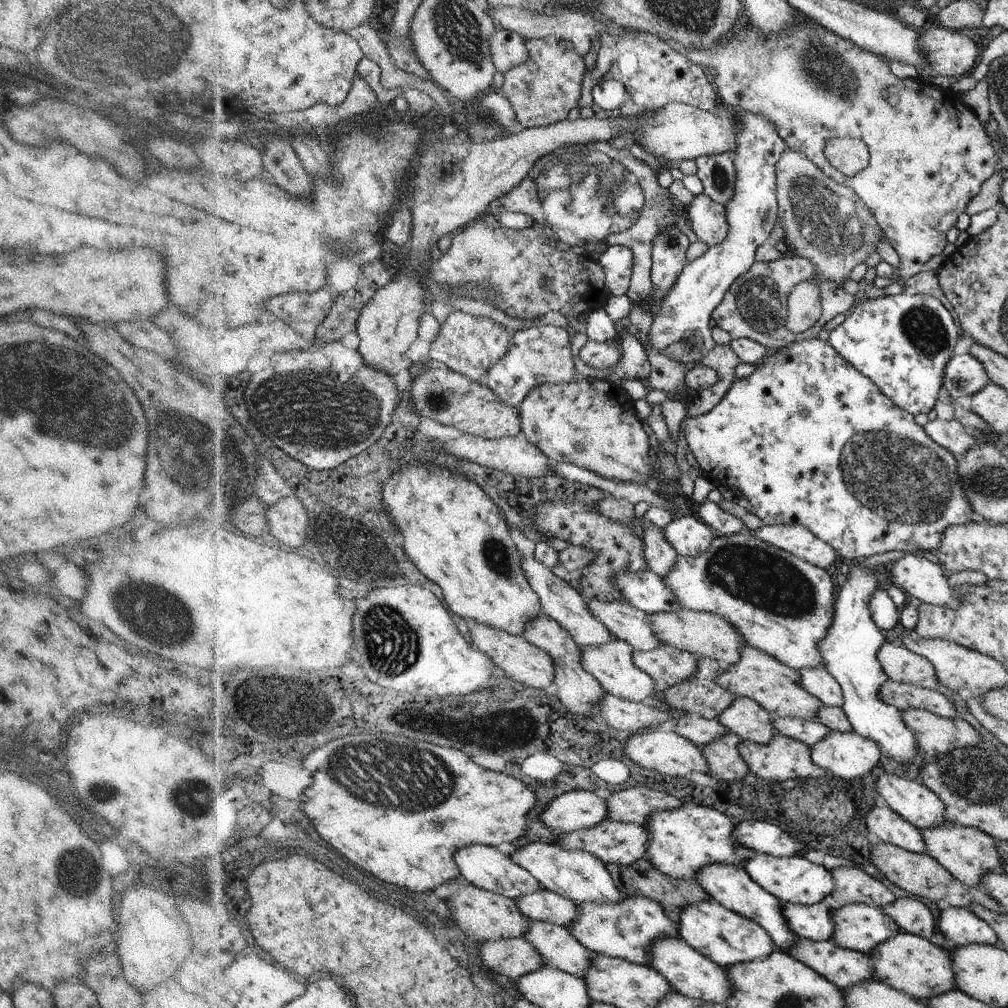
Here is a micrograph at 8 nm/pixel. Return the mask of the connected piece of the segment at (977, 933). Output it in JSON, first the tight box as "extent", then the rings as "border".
{"extent":[940,907,999,946],"border":[[[950,907],[940,911],[940,931],[956,946],[966,944],[999,944],[995,929],[970,908]]]}

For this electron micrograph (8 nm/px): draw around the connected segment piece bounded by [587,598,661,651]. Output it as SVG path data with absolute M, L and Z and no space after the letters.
M594 598L587 605L588 610L592 612L592 616L600 620L617 639L632 645L635 651L650 651L660 646L661 642L652 630L651 615L648 613L642 612L639 608L634 608L634 606L630 606L620 599L602 602L602 600Z

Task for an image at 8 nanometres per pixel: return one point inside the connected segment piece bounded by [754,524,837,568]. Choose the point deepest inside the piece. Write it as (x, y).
(799, 541)

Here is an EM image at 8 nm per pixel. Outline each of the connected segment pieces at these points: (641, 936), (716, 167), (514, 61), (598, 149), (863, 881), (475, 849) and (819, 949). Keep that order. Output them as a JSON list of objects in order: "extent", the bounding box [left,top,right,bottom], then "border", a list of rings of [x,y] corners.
[{"extent":[568,897,679,965],"border":[[[625,897],[622,902],[582,903],[576,906],[578,920],[568,928],[568,932],[579,940],[588,952],[602,954],[648,965],[652,960],[650,948],[658,938],[679,938],[678,927],[670,920],[664,909],[655,900],[646,897]]]},{"extent":[695,152,736,205],"border":[[[730,152],[695,159],[695,174],[703,184],[703,193],[717,203],[727,205],[735,196],[736,170]]]},{"extent":[491,28,528,72],"border":[[[504,28],[496,30],[491,37],[491,57],[498,72],[508,72],[528,60],[527,43],[520,33]]]},{"extent":[489,142,679,306],"border":[[[595,142],[558,148],[540,159],[528,172],[528,176],[514,188],[490,203],[489,213],[522,212],[534,220],[543,220],[548,230],[570,230],[579,240],[587,242],[590,252],[601,254],[614,245],[626,246],[633,254],[631,283],[628,298],[634,305],[648,306],[652,302],[651,268],[652,242],[660,230],[673,221],[674,213],[679,209],[671,198],[669,188],[658,184],[658,175],[646,162],[632,155],[629,146],[623,149],[613,148],[607,142]]]},{"extent":[824,868,895,910],"border":[[[835,868],[834,876],[835,890],[824,899],[831,910],[854,903],[883,908],[895,901],[890,889],[860,868]]]},{"extent":[456,844,542,899],"border":[[[474,844],[460,848],[460,851],[456,852],[456,862],[460,866],[460,874],[468,880],[470,885],[495,892],[500,896],[518,899],[520,896],[534,894],[542,889],[538,880],[528,870],[520,868],[510,855],[502,854],[493,846]]]},{"extent":[786,937,874,991],"border":[[[799,937],[796,940],[796,944],[786,954],[789,954],[792,958],[796,958],[802,964],[807,964],[808,968],[812,968],[814,972],[819,972],[820,976],[832,981],[832,984],[835,984],[836,988],[839,988],[841,991],[856,986],[856,984],[868,982],[868,980],[872,980],[874,977],[872,961],[871,958],[868,958],[867,953],[842,948],[832,939],[816,941]]]}]

